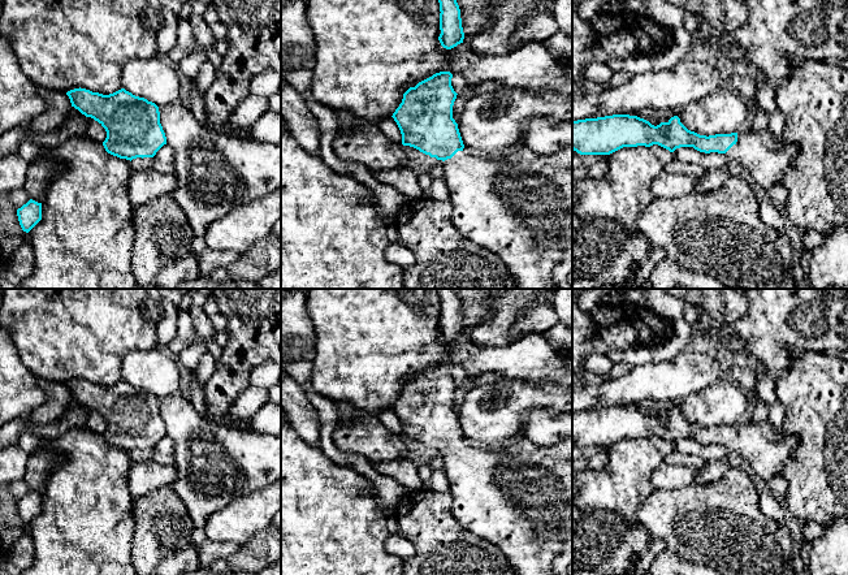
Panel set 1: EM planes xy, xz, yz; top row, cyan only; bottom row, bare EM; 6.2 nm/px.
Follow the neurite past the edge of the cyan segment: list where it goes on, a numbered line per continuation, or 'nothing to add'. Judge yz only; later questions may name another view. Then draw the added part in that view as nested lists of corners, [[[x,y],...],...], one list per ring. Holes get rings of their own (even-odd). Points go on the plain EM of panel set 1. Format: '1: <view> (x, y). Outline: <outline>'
1: yz (766, 450). Outline: [[[769,421],[737,424],[737,433],[726,444],[741,455],[766,483],[780,475],[783,466],[799,446],[796,436],[782,436]]]

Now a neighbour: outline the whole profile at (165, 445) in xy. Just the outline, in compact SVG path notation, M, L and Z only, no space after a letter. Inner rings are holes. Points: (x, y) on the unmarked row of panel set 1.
M164 436L153 448L156 451L165 454L168 457L173 457L174 453L174 442L169 436Z

